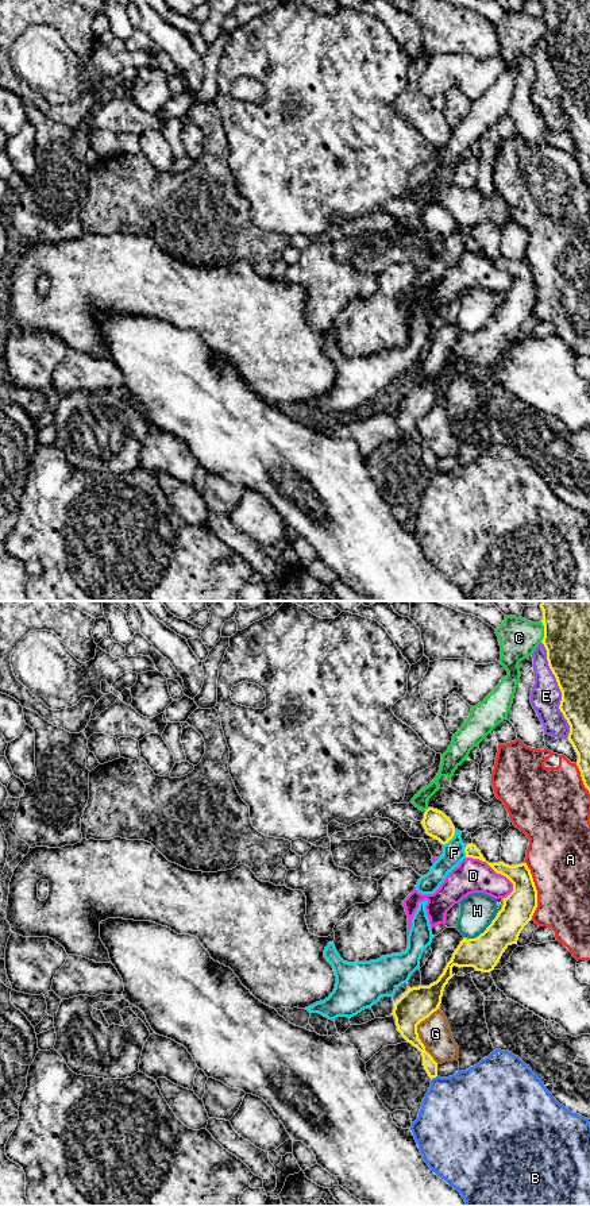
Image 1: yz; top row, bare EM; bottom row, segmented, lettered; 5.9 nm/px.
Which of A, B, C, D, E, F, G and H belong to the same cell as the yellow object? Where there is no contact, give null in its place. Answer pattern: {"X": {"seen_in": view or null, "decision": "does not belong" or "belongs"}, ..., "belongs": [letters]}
{"A": {"seen_in": "yz", "decision": "does not belong"}, "B": {"seen_in": "yz", "decision": "does not belong"}, "C": {"seen_in": "yz", "decision": "does not belong"}, "D": {"seen_in": "yz", "decision": "does not belong"}, "E": {"seen_in": "yz", "decision": "does not belong"}, "F": {"seen_in": "yz", "decision": "does not belong"}, "G": {"seen_in": "yz", "decision": "does not belong"}, "H": {"seen_in": "yz", "decision": "does not belong"}, "belongs": []}

